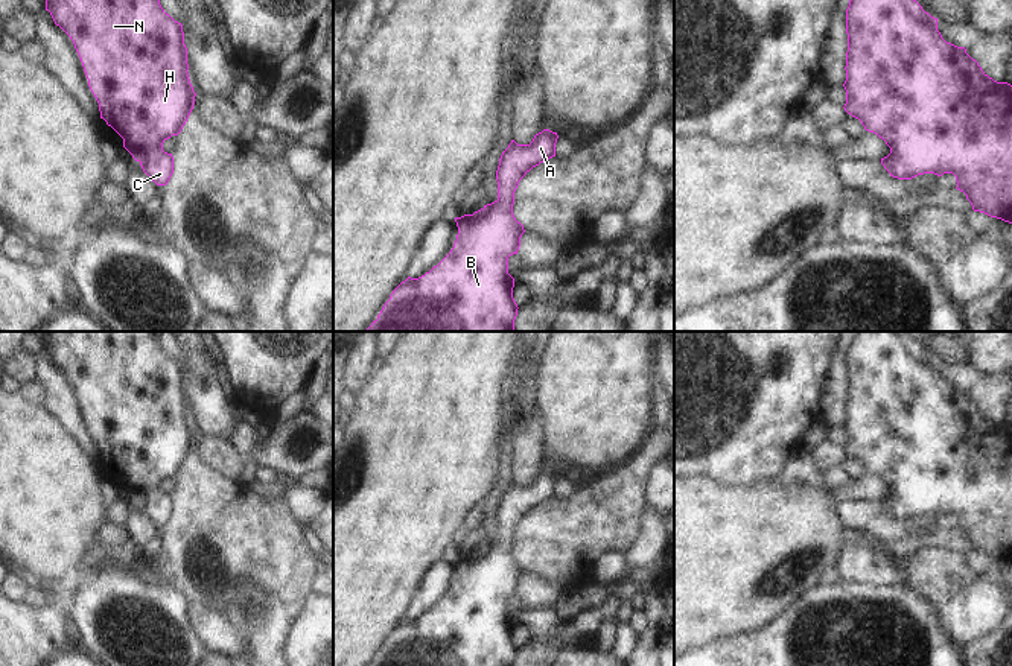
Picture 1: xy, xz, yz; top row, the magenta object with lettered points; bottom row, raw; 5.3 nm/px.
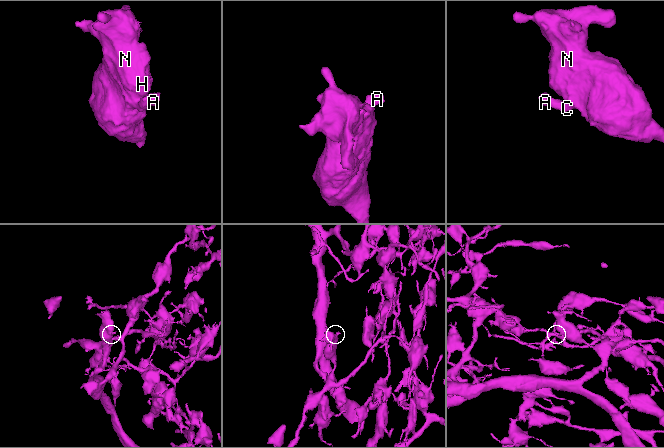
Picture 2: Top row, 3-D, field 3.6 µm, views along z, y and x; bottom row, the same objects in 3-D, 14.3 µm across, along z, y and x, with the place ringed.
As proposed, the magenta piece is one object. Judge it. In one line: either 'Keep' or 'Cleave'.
Keep.

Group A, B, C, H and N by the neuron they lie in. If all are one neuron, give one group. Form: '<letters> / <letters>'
A B C H N

